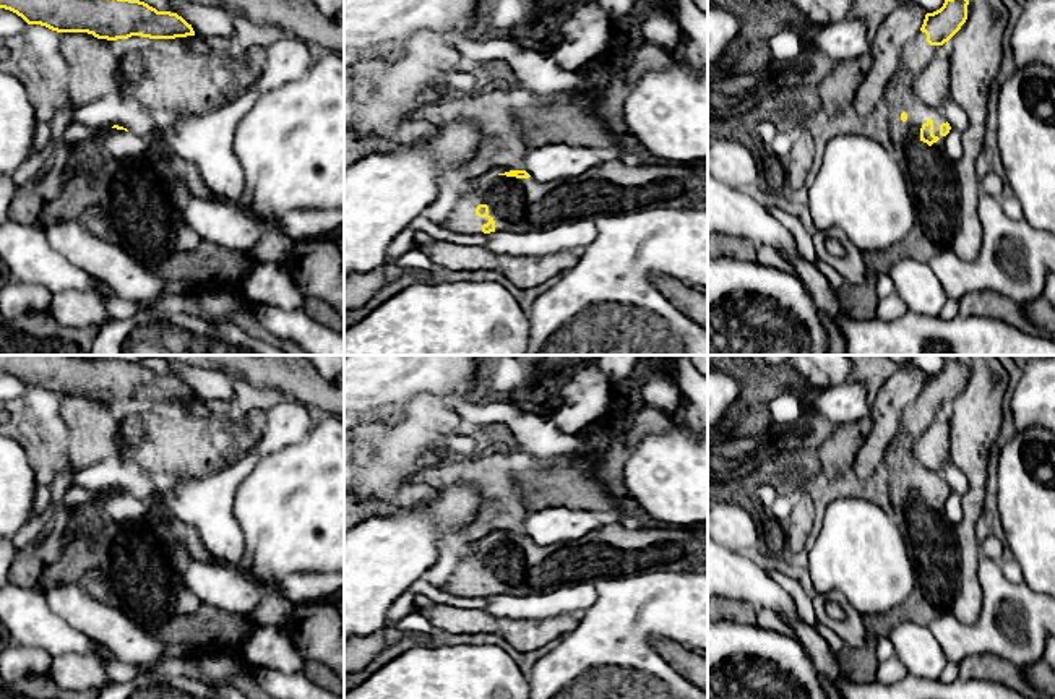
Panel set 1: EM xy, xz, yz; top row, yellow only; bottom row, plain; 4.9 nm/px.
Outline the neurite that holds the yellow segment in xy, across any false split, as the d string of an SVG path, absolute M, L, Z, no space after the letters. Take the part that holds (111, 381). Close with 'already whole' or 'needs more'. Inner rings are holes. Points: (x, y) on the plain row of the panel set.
M0 355L0 371L57 396L88 396L117 404L131 399L175 402L195 399L192 388L140 363L80 355Z; already whole

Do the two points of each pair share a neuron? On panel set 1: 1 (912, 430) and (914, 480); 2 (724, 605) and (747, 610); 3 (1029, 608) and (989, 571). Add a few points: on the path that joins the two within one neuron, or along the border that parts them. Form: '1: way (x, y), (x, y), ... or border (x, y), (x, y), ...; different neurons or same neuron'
1: way (904, 443), (904, 467); same neuron
2: way (729, 610), (742, 610); same neuron
3: way (1020, 604), (997, 581); same neuron

